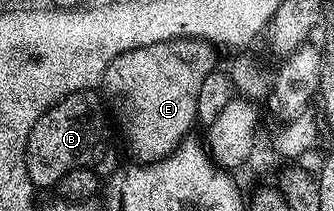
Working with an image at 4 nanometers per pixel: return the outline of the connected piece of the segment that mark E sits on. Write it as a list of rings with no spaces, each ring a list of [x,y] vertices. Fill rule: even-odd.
[[[170,39],[168,43],[157,41],[157,45],[129,49],[129,53],[121,53],[109,61],[109,69],[103,74],[101,95],[117,124],[122,142],[123,139],[127,142],[128,149],[136,155],[139,163],[155,163],[171,155],[192,134],[191,126],[197,123],[197,92],[205,77],[217,70],[215,51],[216,44],[205,39]]]

